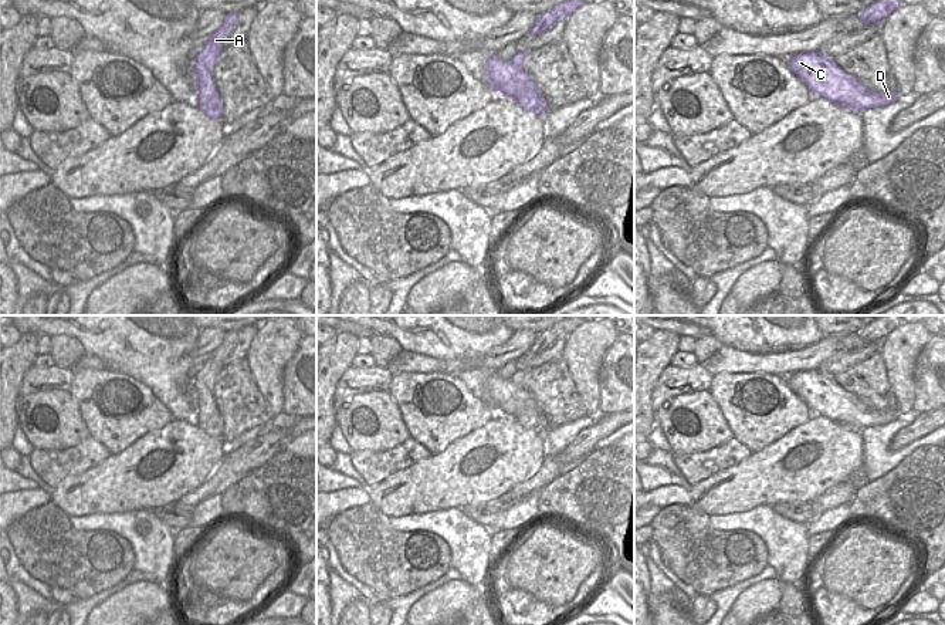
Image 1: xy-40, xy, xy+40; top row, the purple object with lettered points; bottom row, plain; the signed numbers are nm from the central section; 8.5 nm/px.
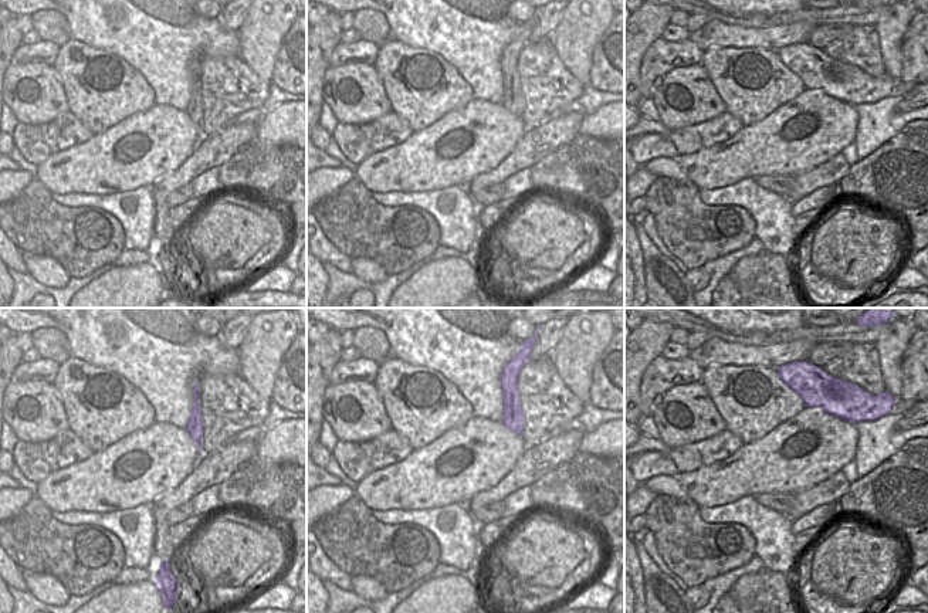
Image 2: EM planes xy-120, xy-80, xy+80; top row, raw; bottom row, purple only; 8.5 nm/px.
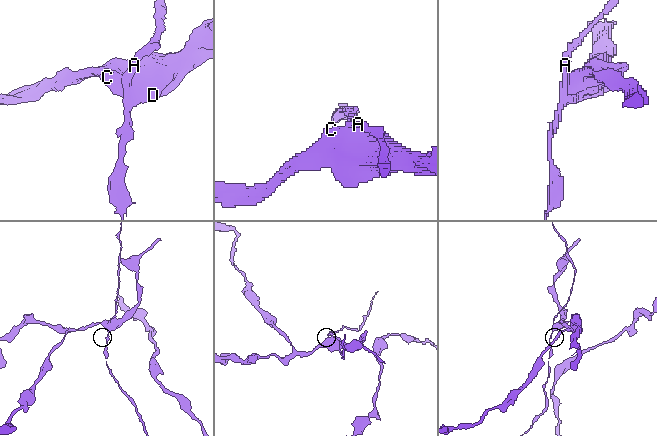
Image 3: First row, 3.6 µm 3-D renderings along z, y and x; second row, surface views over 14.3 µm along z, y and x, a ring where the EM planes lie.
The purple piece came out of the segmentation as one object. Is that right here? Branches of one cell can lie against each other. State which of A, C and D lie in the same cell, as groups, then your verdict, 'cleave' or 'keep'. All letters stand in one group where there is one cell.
A / C D; cleave

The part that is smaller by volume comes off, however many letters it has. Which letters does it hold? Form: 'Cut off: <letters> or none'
Cut off: A

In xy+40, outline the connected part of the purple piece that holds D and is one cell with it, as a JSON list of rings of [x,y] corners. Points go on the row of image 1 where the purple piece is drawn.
[[[819,51],[797,53],[786,60],[790,71],[802,80],[813,97],[863,112],[897,101],[897,92],[873,91],[858,78],[844,72],[831,57]]]

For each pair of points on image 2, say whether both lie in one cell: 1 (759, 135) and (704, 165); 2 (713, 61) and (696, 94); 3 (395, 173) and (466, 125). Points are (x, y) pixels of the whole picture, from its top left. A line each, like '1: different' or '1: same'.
1: same
2: different
3: same

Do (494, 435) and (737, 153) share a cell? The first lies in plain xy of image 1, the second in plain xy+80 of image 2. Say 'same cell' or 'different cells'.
same cell

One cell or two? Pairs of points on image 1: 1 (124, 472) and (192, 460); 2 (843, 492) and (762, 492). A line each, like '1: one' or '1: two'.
1: one
2: two

